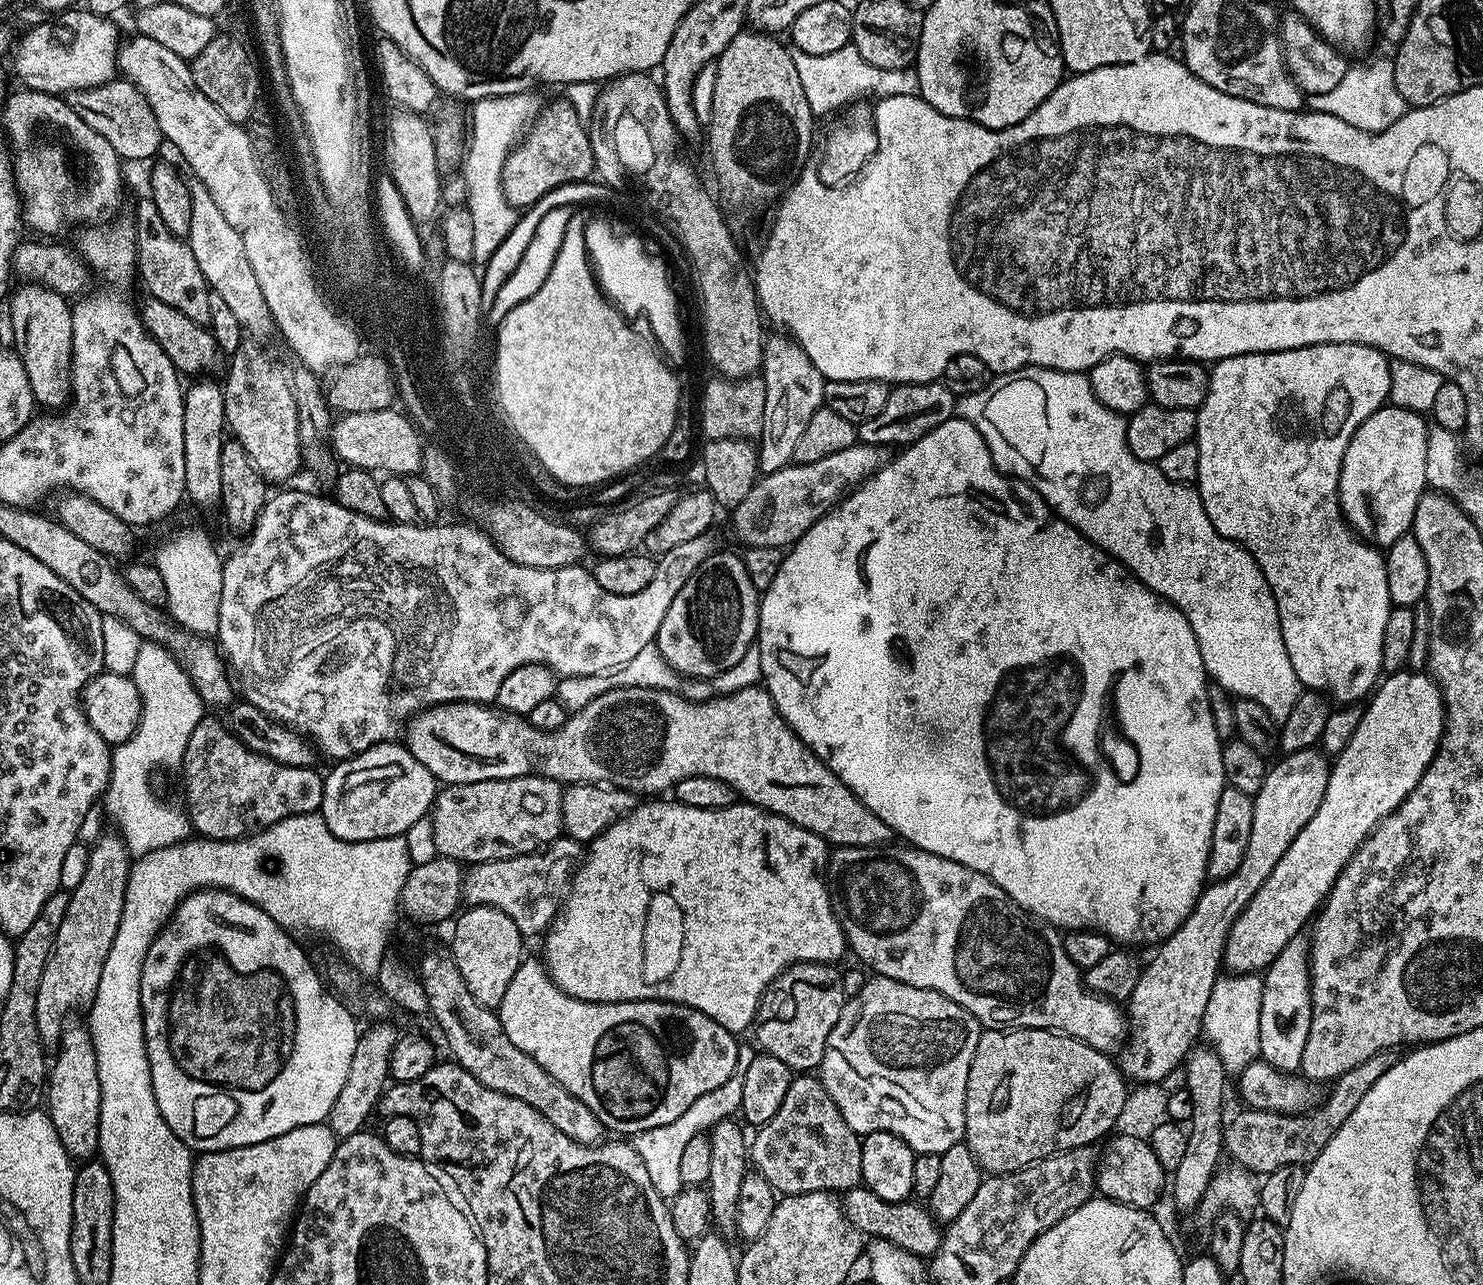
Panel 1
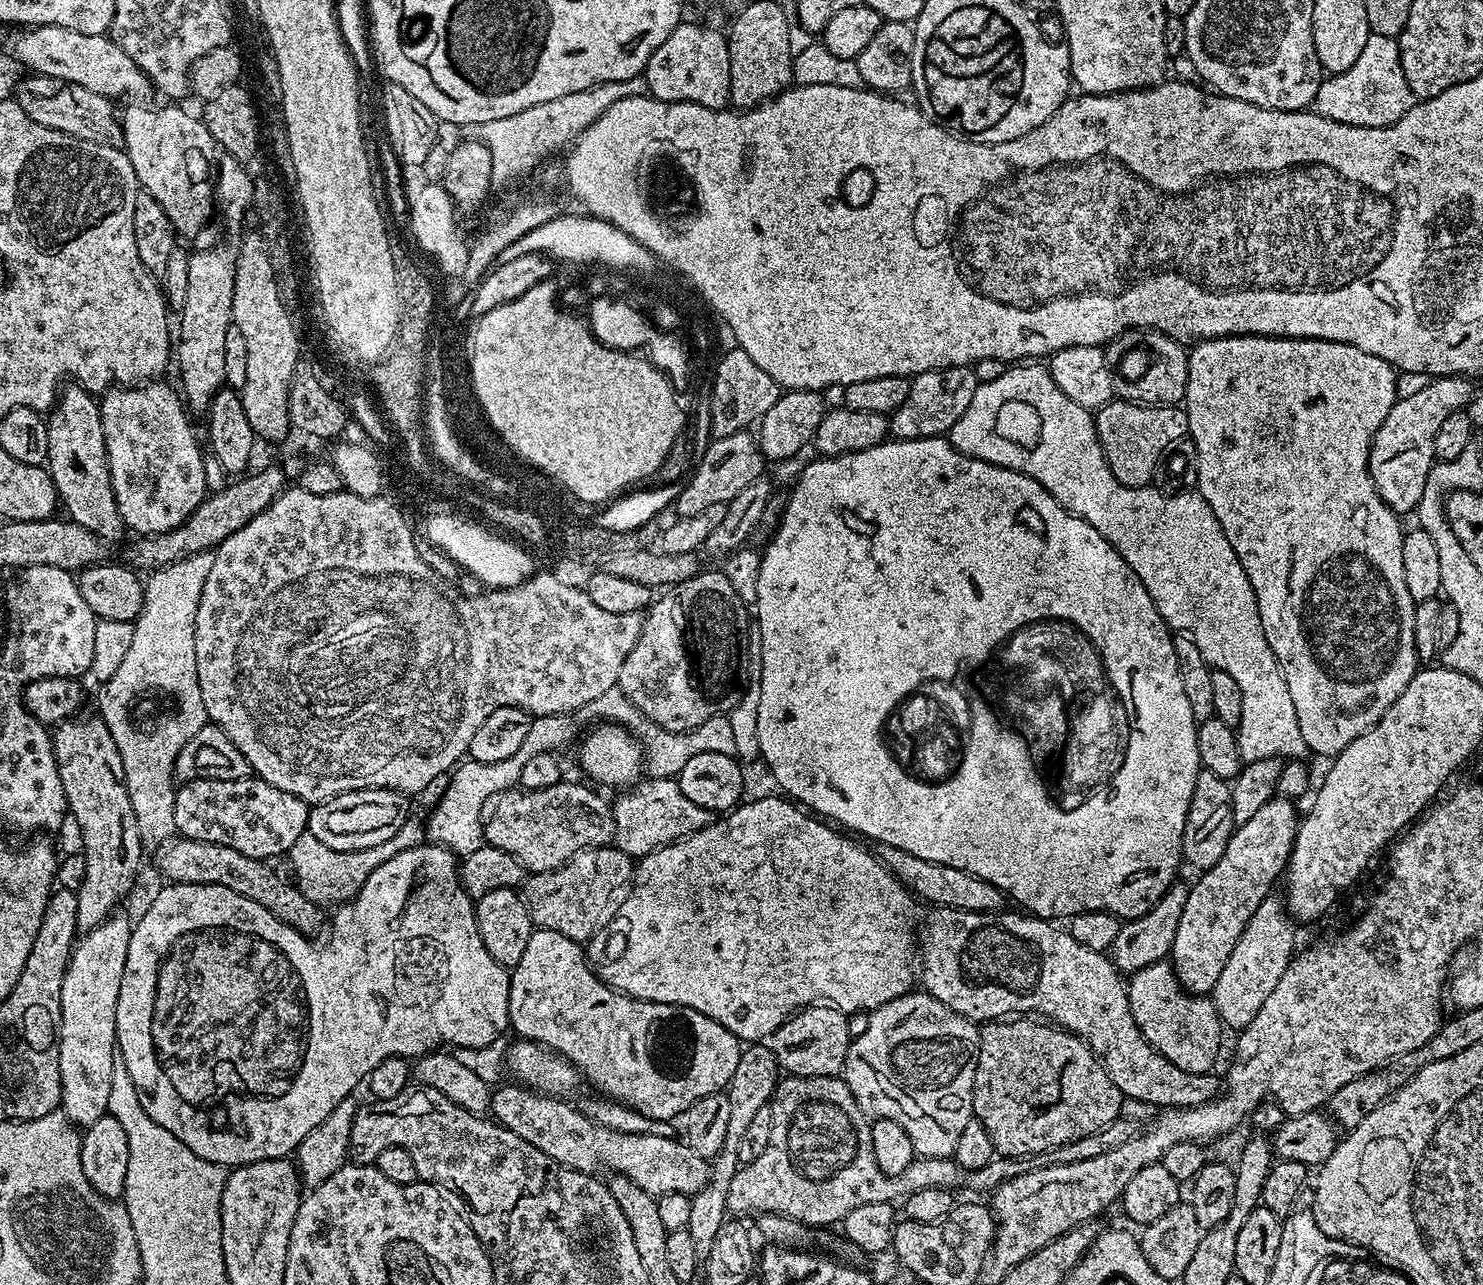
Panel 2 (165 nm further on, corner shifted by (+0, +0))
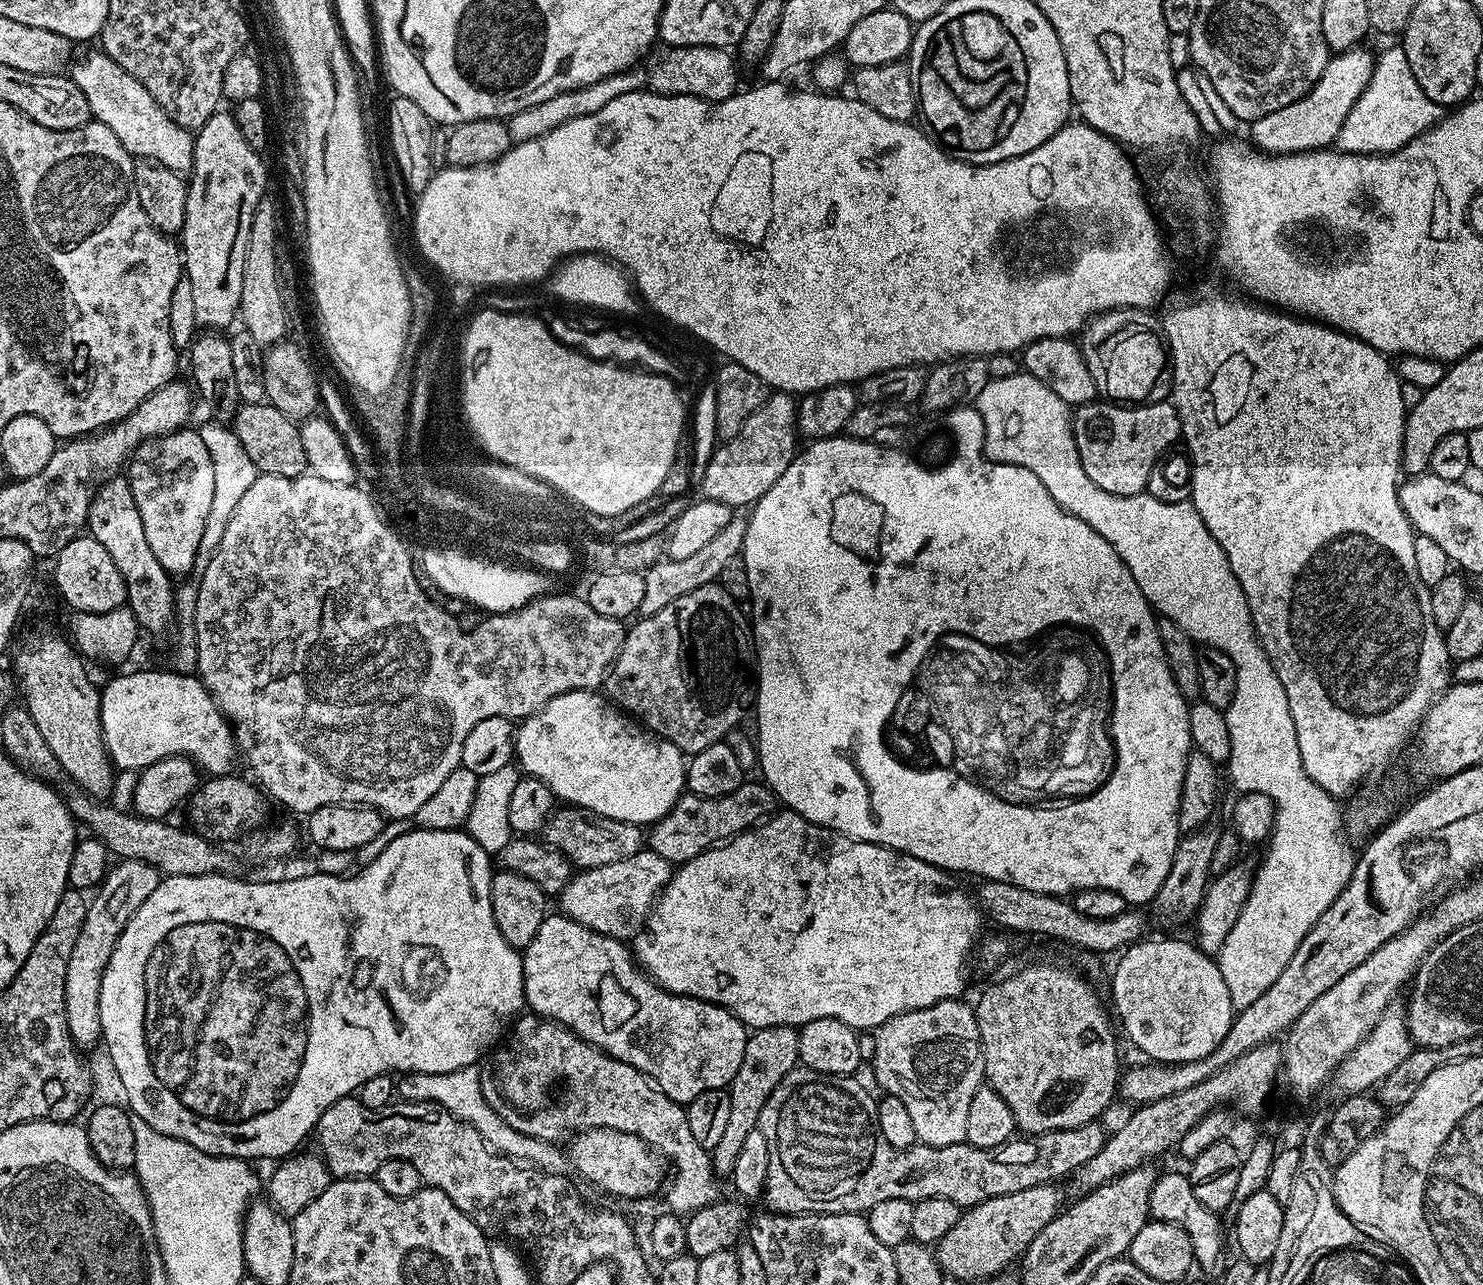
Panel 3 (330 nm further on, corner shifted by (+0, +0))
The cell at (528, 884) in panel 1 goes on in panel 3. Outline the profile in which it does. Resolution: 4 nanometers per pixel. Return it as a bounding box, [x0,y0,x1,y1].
[560,850,674,941]

